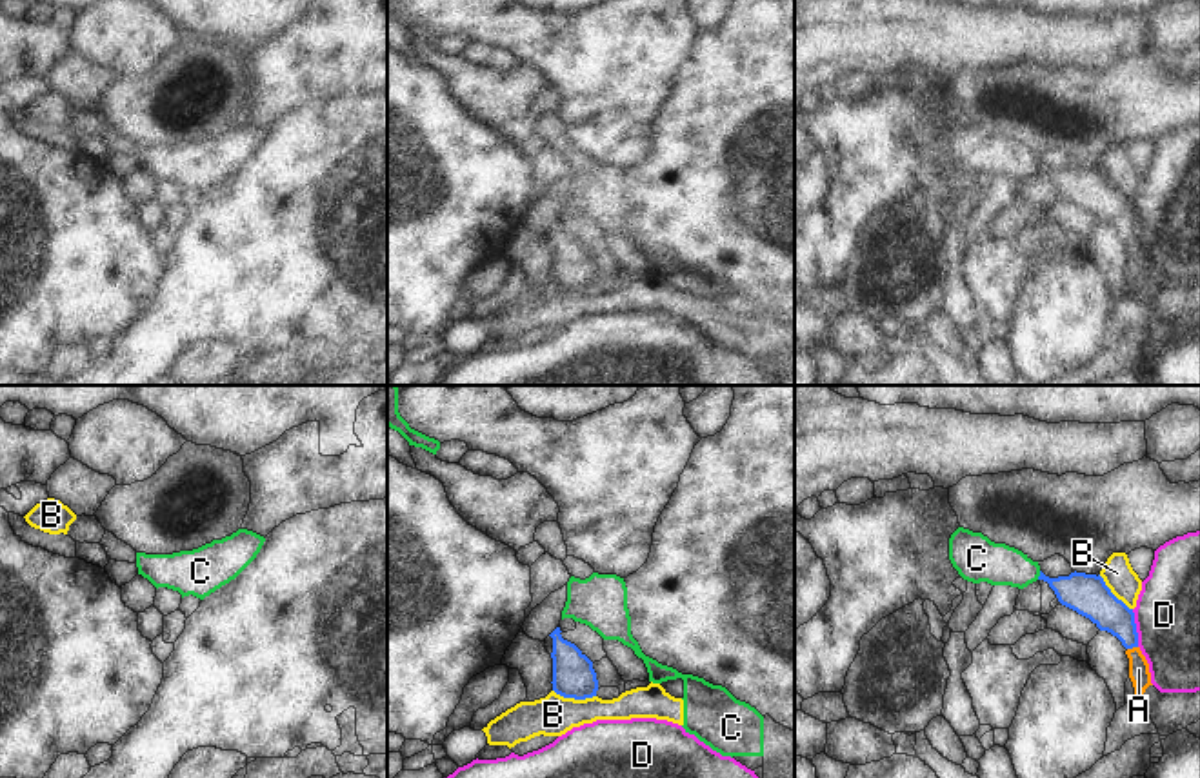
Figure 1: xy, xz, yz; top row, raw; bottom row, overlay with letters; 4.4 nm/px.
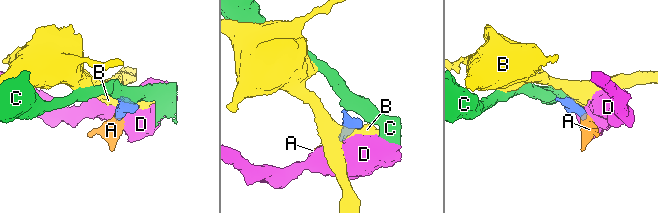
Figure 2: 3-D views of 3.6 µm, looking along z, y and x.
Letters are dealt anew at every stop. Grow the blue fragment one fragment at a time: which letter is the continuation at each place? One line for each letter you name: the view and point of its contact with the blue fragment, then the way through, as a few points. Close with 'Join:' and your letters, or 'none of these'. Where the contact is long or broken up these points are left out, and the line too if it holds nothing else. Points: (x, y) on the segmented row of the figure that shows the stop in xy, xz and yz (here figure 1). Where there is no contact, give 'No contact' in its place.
A: Touches blue at yz (1131, 648). Path across: yz (1099, 604), (1126, 631), (1131, 648), (1139, 669)
Join: A

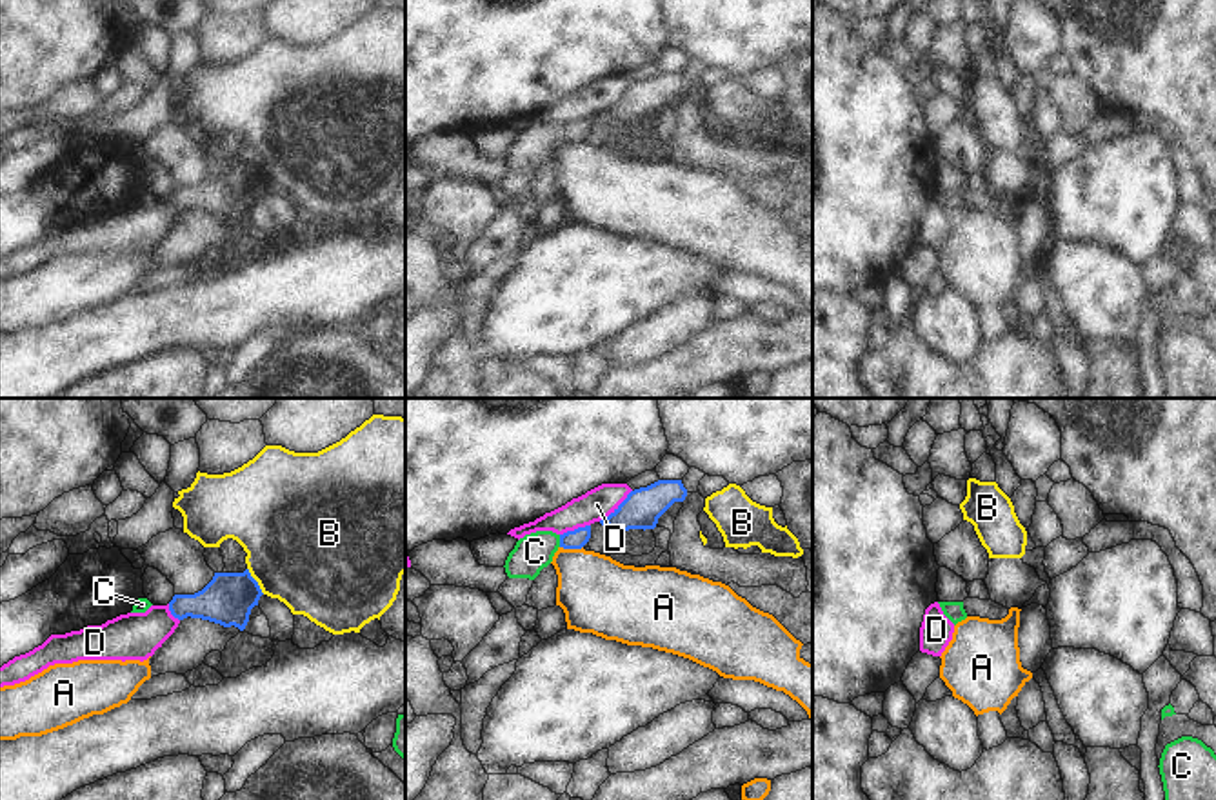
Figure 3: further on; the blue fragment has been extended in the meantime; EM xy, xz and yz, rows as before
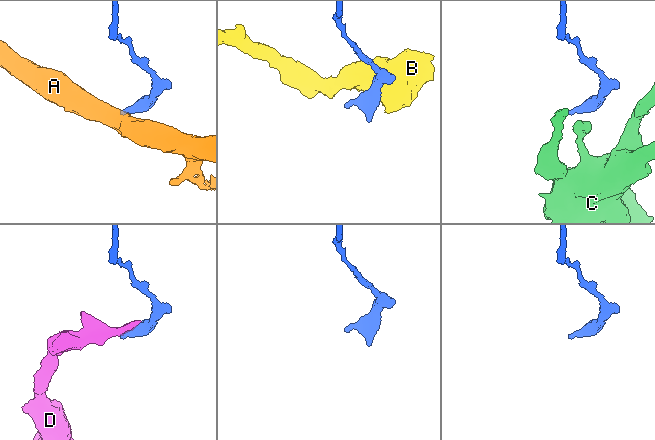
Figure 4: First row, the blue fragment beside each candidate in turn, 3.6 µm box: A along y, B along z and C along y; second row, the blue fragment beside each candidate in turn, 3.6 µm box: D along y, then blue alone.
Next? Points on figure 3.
Join: none of these

